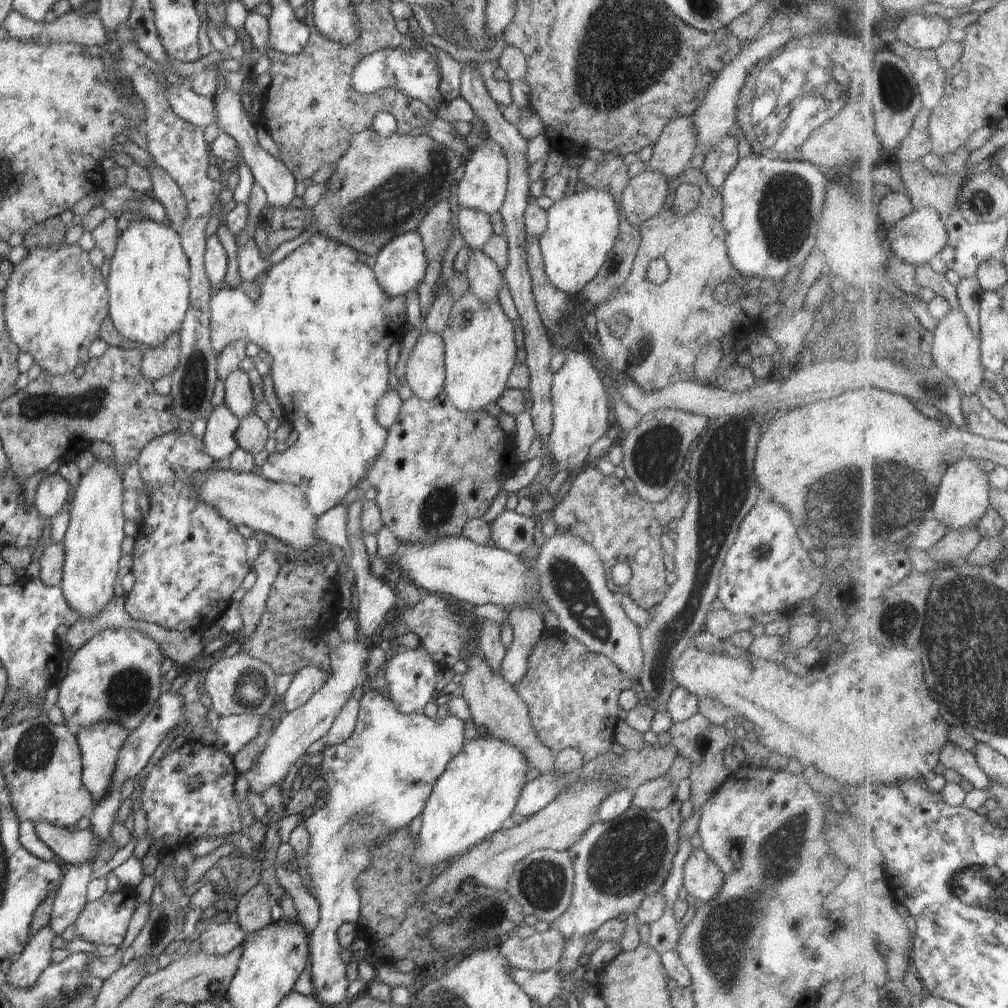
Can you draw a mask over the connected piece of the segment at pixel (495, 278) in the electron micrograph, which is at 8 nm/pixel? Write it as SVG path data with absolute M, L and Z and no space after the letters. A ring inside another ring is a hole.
M470 248L467 269L464 274L472 291L481 301L498 301L501 284L501 270L497 264L480 249Z

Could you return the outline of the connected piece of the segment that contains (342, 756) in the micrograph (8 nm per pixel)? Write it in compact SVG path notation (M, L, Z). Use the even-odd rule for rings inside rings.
M368 691L359 695L360 710L356 728L352 736L337 745L323 748L323 760L320 766L311 769L304 765L299 769L305 778L309 772L322 770L322 777L328 784L325 792L327 804L315 814L304 818L303 824L308 830L311 843L306 855L308 874L312 893L319 902L319 923L309 934L309 962L314 997L328 1006L340 1004L345 1000L346 980L345 962L341 959L341 947L336 942L339 926L344 922L358 923L360 914L360 897L355 887L355 880L372 860L371 852L378 843L388 839L390 831L406 827L423 812L426 801L431 795L436 780L445 771L449 760L462 749L464 738L464 721L456 715L446 715L440 720L424 715L422 711L410 714L401 713L392 700L380 695L378 691Z

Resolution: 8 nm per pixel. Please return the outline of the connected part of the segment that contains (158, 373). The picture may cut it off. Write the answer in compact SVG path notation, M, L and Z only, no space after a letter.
M173 332L162 344L152 348L144 348L141 371L152 382L159 378L170 376L179 361L181 336Z

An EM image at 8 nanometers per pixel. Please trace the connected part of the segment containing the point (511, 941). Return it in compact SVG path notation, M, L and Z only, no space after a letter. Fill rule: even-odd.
M549 928L525 939L514 934L507 936L499 943L499 948L510 968L538 972L557 968L565 944L565 936Z

